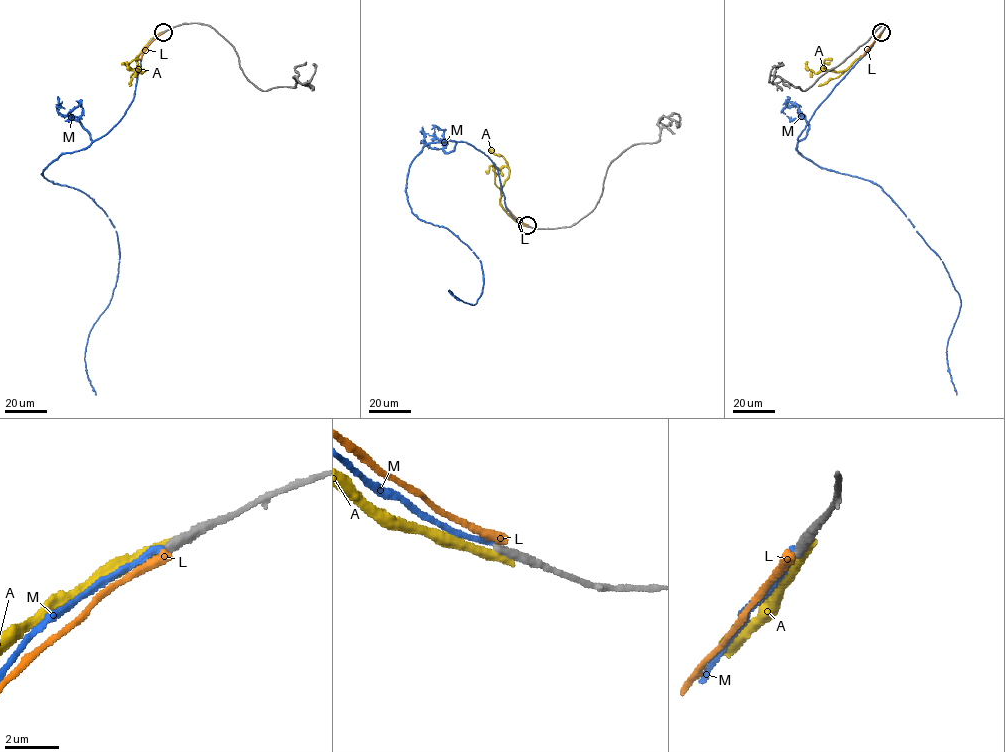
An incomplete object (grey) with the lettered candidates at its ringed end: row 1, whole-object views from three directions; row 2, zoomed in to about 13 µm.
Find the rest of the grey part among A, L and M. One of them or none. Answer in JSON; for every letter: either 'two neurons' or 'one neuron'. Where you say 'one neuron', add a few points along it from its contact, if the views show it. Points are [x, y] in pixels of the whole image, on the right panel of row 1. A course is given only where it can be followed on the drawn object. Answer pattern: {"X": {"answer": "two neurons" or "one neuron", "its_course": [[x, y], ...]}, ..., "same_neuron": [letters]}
{"A": {"answer": "two neurons"}, "L": {"answer": "two neurons"}, "M": {"answer": "two neurons"}, "same_neuron": []}

